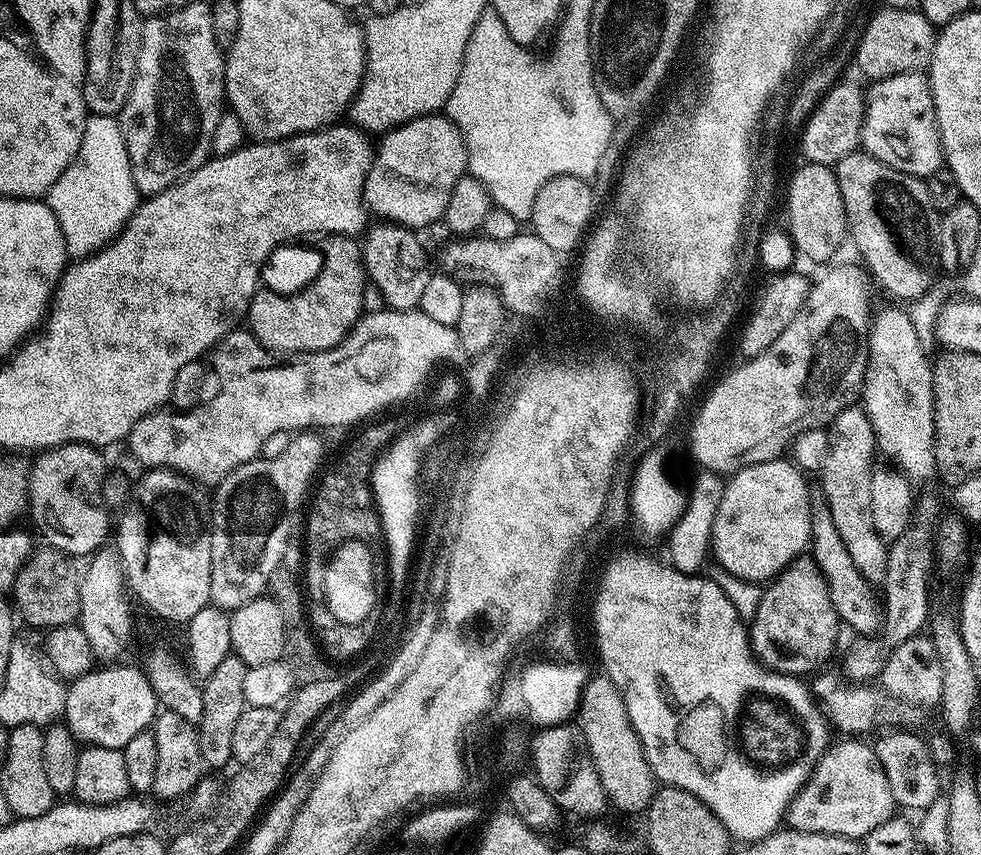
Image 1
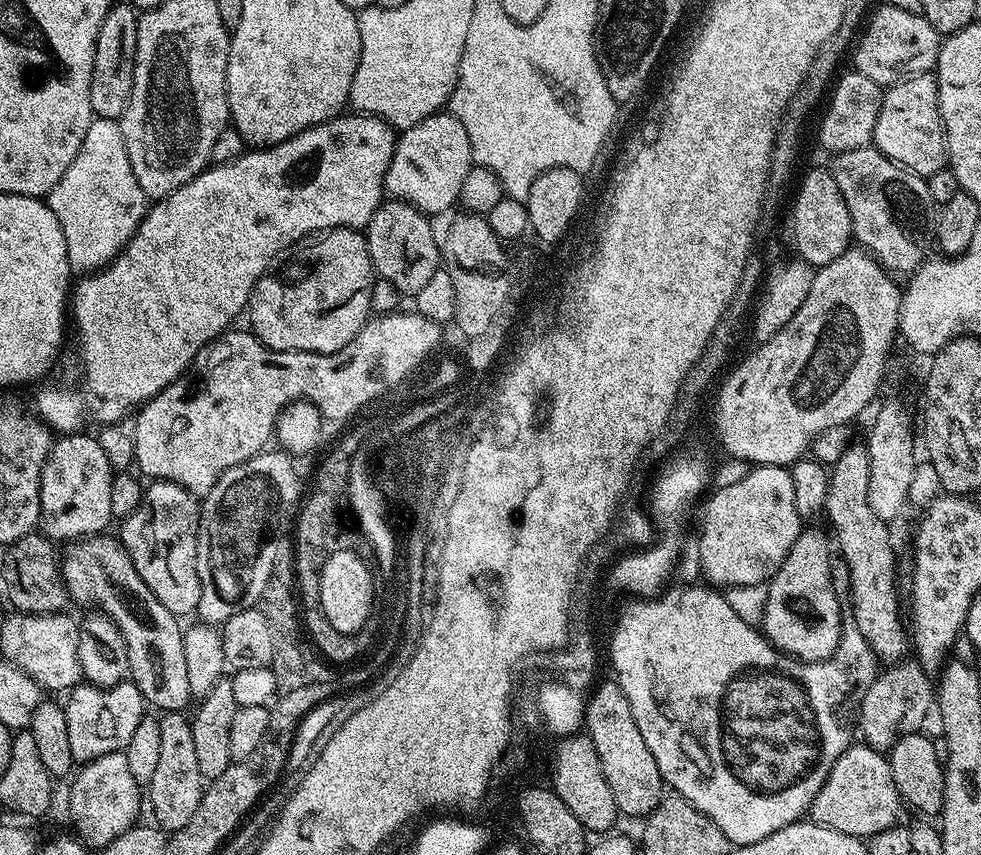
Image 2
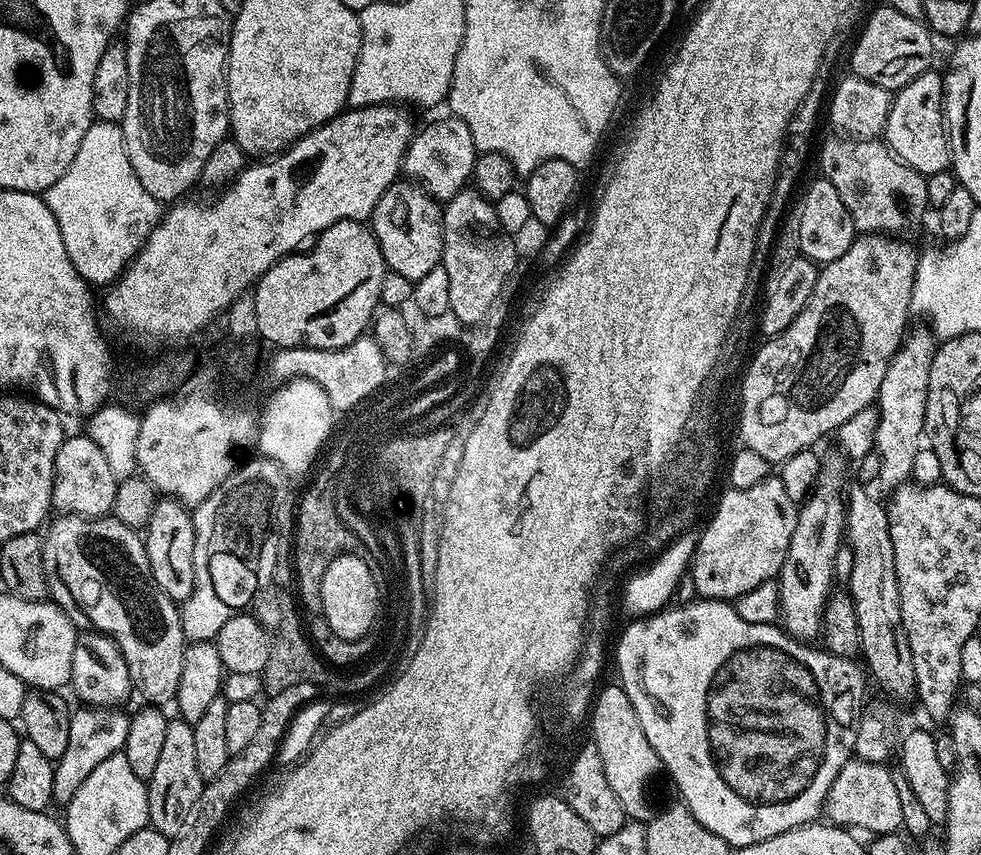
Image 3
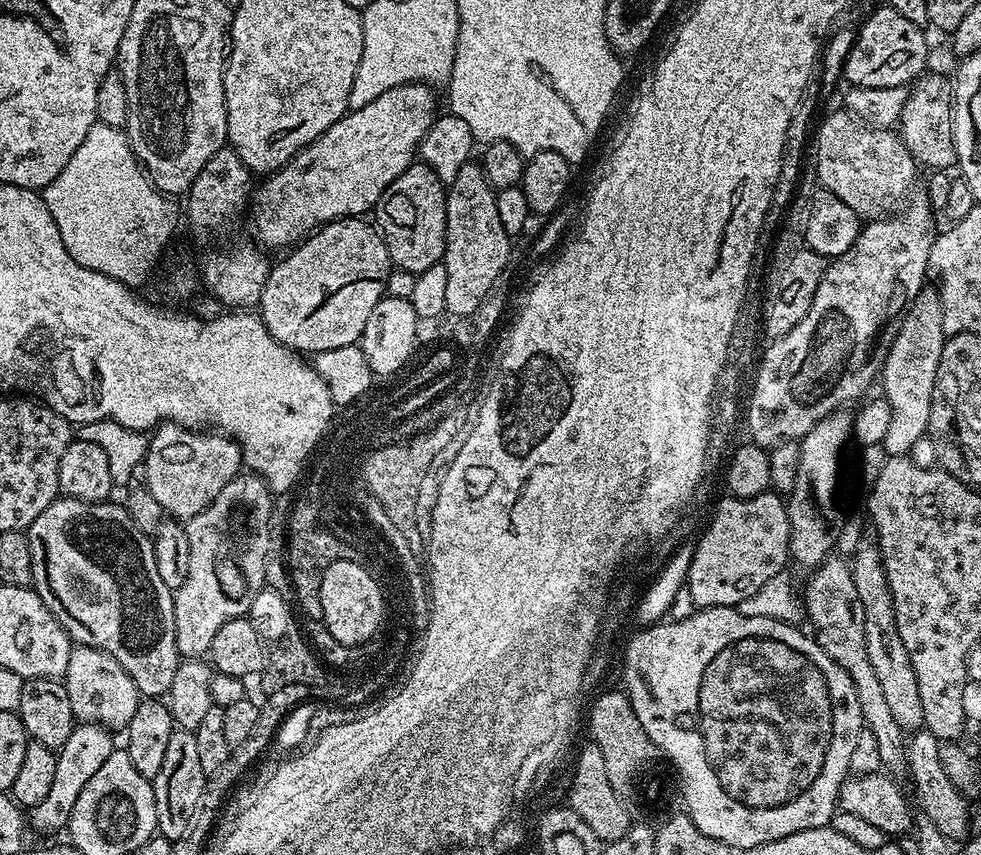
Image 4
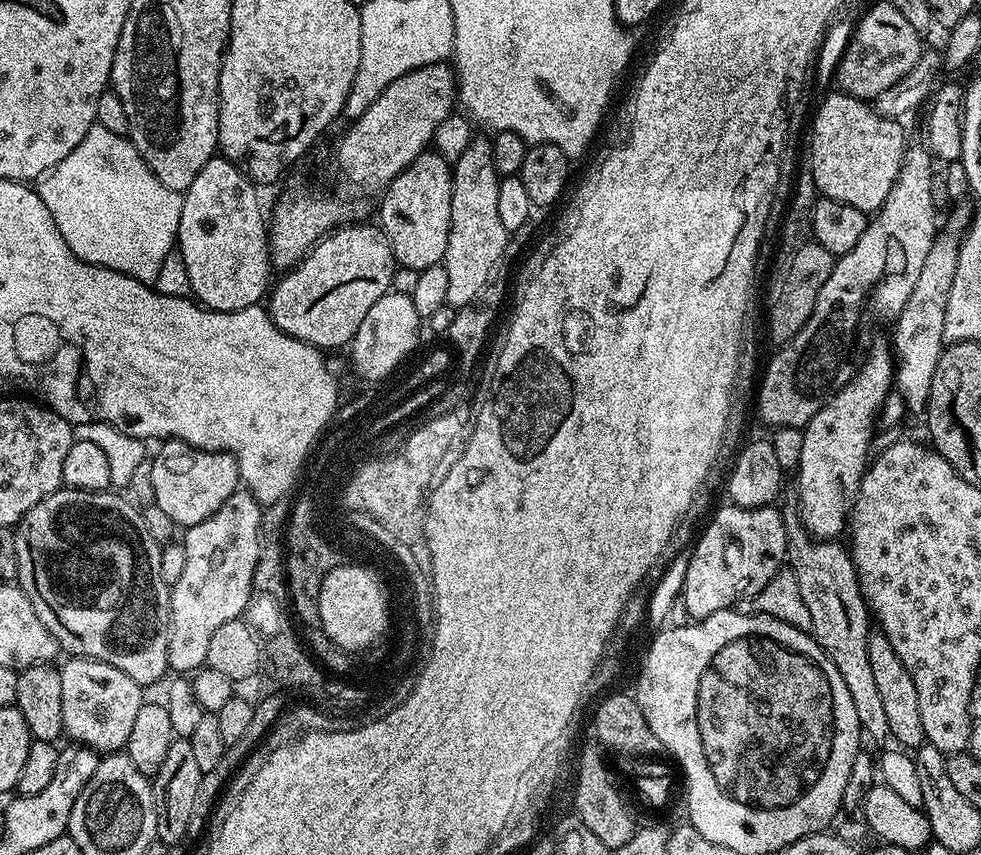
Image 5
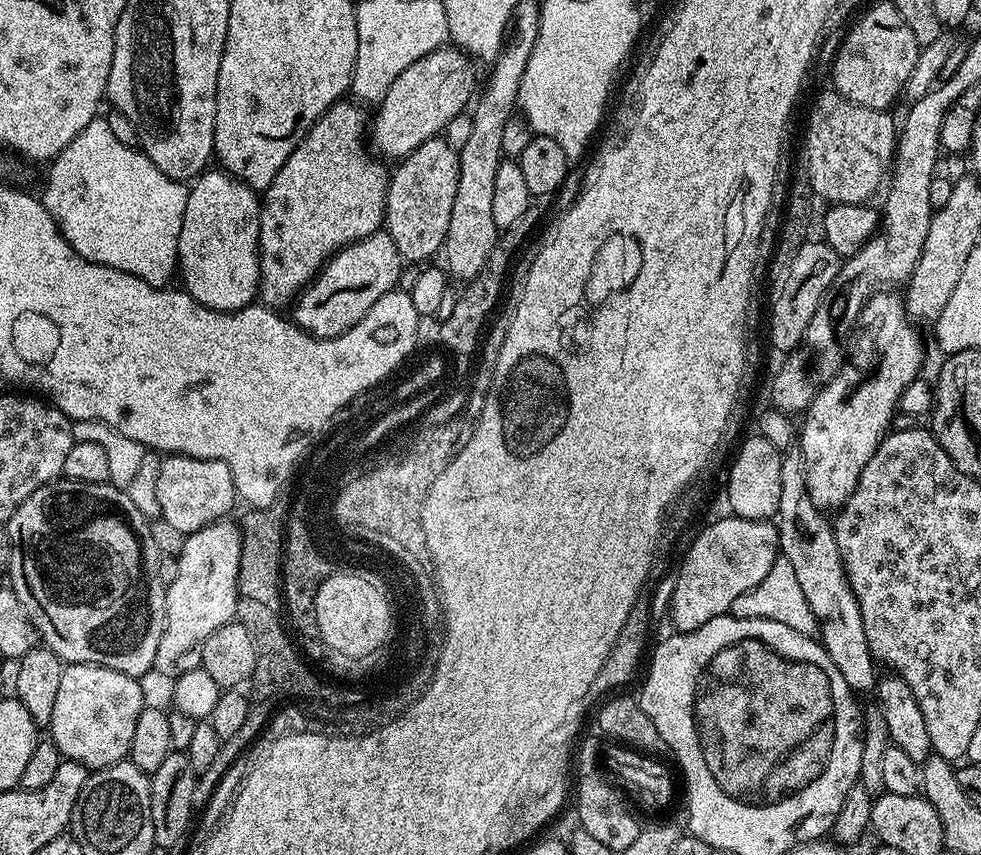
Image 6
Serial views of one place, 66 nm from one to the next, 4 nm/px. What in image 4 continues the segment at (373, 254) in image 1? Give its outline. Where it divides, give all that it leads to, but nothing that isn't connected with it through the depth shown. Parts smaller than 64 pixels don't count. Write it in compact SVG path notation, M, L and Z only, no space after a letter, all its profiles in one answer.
M413 162L382 194L374 209L374 223L384 235L393 265L407 272L430 270L444 259L446 242L446 185L423 162Z

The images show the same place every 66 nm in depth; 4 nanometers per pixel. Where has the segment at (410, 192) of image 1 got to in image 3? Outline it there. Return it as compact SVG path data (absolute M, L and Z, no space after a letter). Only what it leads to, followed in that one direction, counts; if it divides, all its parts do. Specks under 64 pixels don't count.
M447 118L436 120L413 135L404 155L402 172L407 179L417 183L437 202L447 202L461 192L471 181L478 155L470 126L464 120Z

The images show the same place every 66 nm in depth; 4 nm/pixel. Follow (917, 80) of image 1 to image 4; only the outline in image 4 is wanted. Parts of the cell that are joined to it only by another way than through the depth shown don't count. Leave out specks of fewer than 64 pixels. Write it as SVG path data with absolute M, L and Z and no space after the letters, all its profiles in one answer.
M923 80L909 91L908 100L902 107L898 135L906 150L910 150L910 154L916 159L917 165L924 167L925 164L925 169L928 170L948 170L956 164L952 133L954 88L949 81L947 84L944 80Z

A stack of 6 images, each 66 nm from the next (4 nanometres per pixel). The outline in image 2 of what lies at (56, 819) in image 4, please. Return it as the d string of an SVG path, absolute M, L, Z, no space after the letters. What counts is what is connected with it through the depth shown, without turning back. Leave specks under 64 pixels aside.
M81 682L67 693L68 704L63 705L69 735L70 754L77 765L83 766L102 754L123 751L130 742L138 722L146 715L146 701L138 686L131 682L115 684L109 688L97 688L94 684Z

